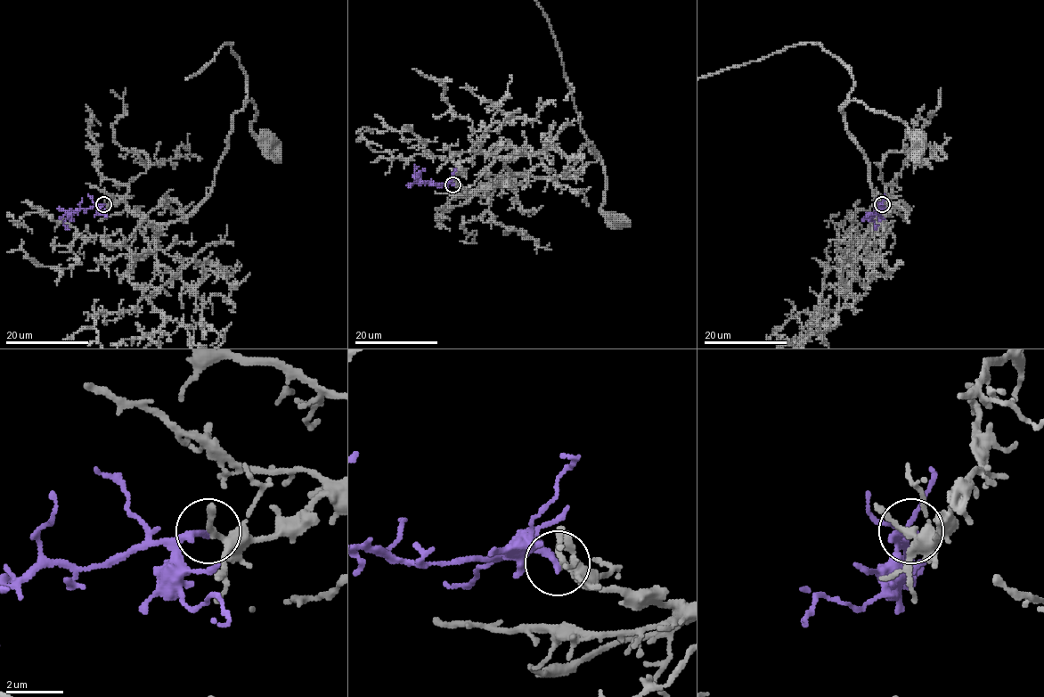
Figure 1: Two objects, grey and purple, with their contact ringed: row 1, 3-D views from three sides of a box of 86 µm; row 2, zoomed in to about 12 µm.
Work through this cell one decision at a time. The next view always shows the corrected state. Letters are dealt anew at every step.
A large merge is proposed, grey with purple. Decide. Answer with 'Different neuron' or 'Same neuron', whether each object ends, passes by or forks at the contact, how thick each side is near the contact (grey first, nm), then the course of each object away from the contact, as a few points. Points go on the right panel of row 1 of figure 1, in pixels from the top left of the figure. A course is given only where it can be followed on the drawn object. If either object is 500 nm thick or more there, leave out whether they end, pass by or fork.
Different neuron. At the ring grey forks. At the ring purple ends. Thickness 220 nm (grey) against 260 nm. Course of grey: (882, 203), (887, 199), (889, 208), (870, 222), (868, 160), (842, 108), (862, 101), (899, 118), (917, 140). Course of purple: (882, 203), (882, 209), (873, 215), (875, 228)

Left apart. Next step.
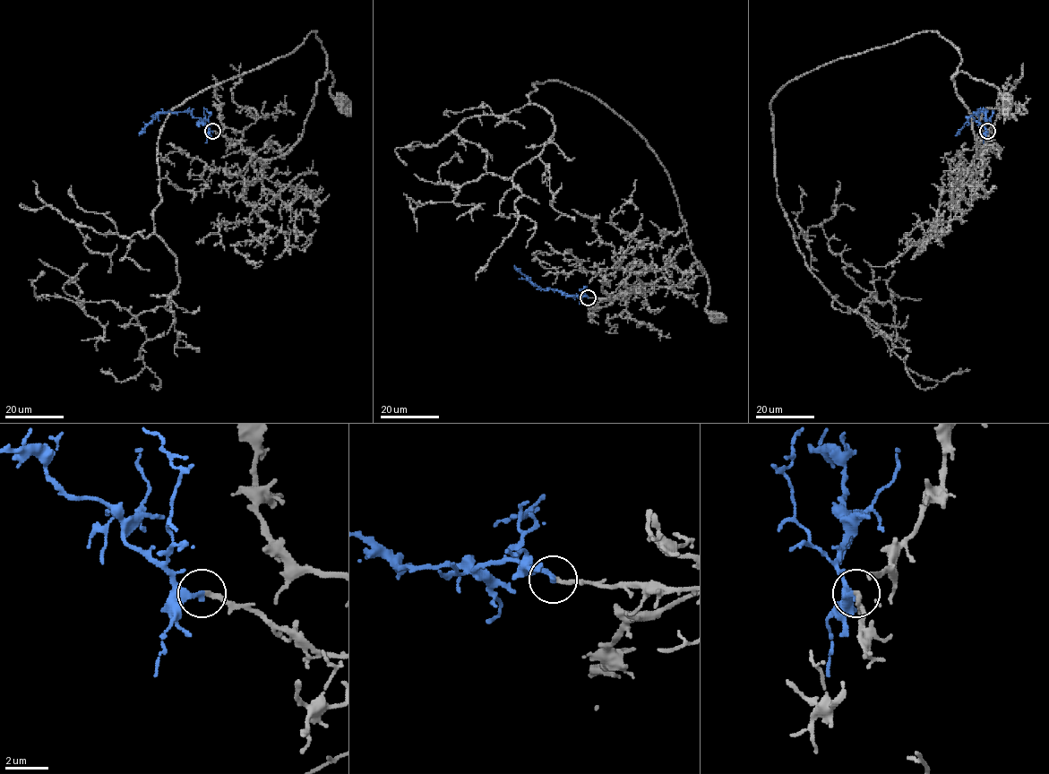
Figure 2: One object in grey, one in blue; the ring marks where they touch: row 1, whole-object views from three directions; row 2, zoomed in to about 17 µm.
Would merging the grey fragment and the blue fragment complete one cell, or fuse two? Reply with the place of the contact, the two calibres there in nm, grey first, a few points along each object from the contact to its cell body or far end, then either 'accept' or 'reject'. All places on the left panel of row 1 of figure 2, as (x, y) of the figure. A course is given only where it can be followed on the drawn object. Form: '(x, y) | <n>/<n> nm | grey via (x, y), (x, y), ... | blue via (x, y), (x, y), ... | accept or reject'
(212, 131) | 200/280 nm | grey via (213, 131), (258, 158), (279, 158), (300, 138), (316, 84), (328, 73), (331, 94), (339, 100) | blue via (212, 131), (189, 112), (167, 111), (159, 113), (139, 135) | accept

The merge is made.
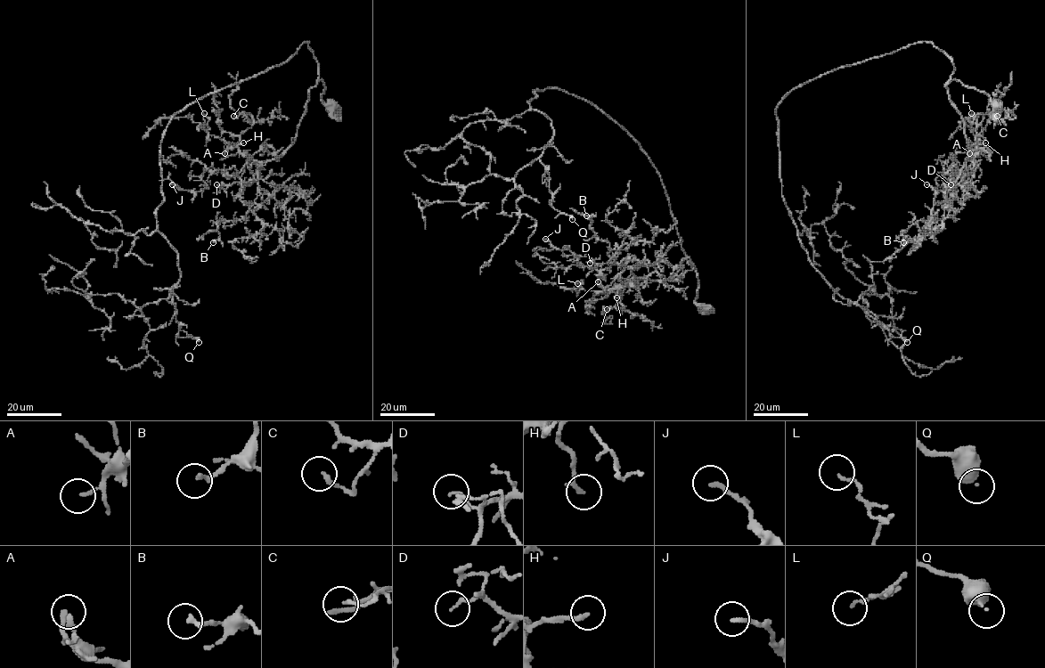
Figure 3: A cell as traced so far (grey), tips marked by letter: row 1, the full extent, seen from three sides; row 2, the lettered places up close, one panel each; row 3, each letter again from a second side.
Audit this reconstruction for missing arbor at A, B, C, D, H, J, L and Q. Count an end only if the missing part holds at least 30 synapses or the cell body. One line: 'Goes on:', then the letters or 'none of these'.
Goes on: A, H, J

